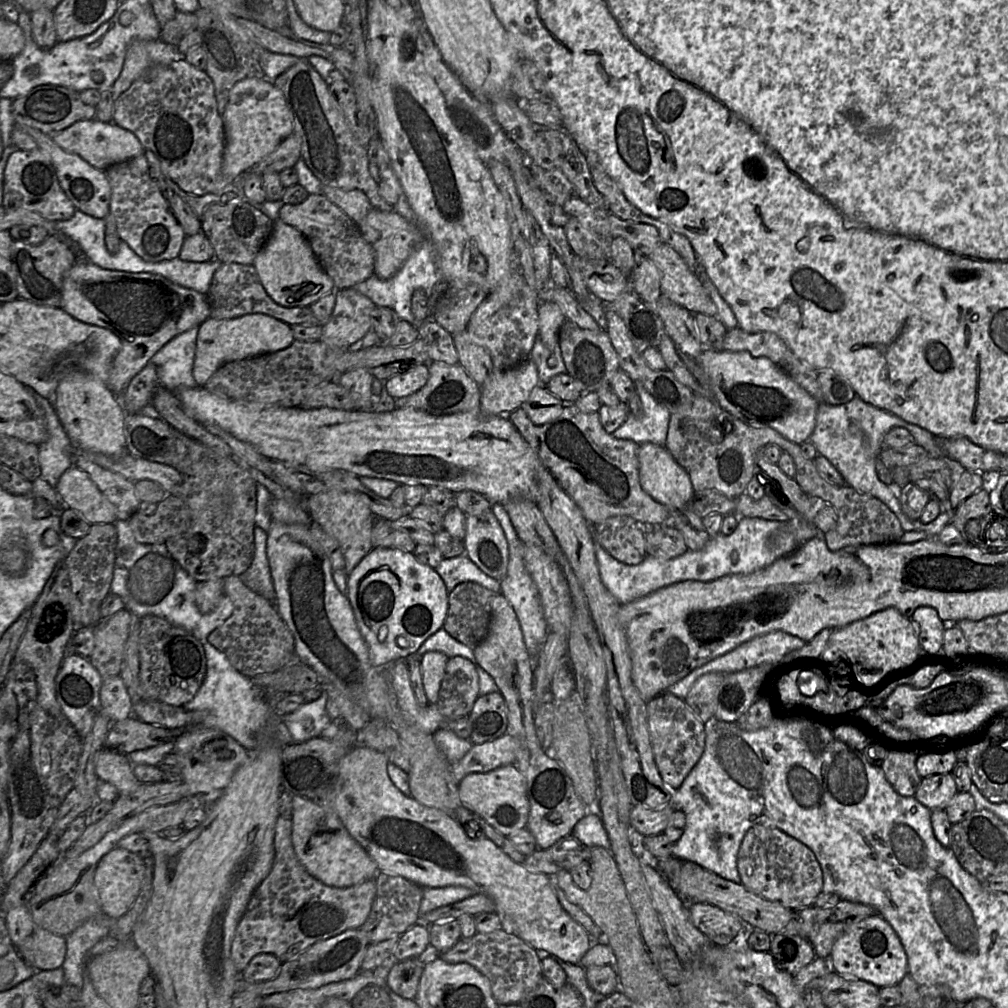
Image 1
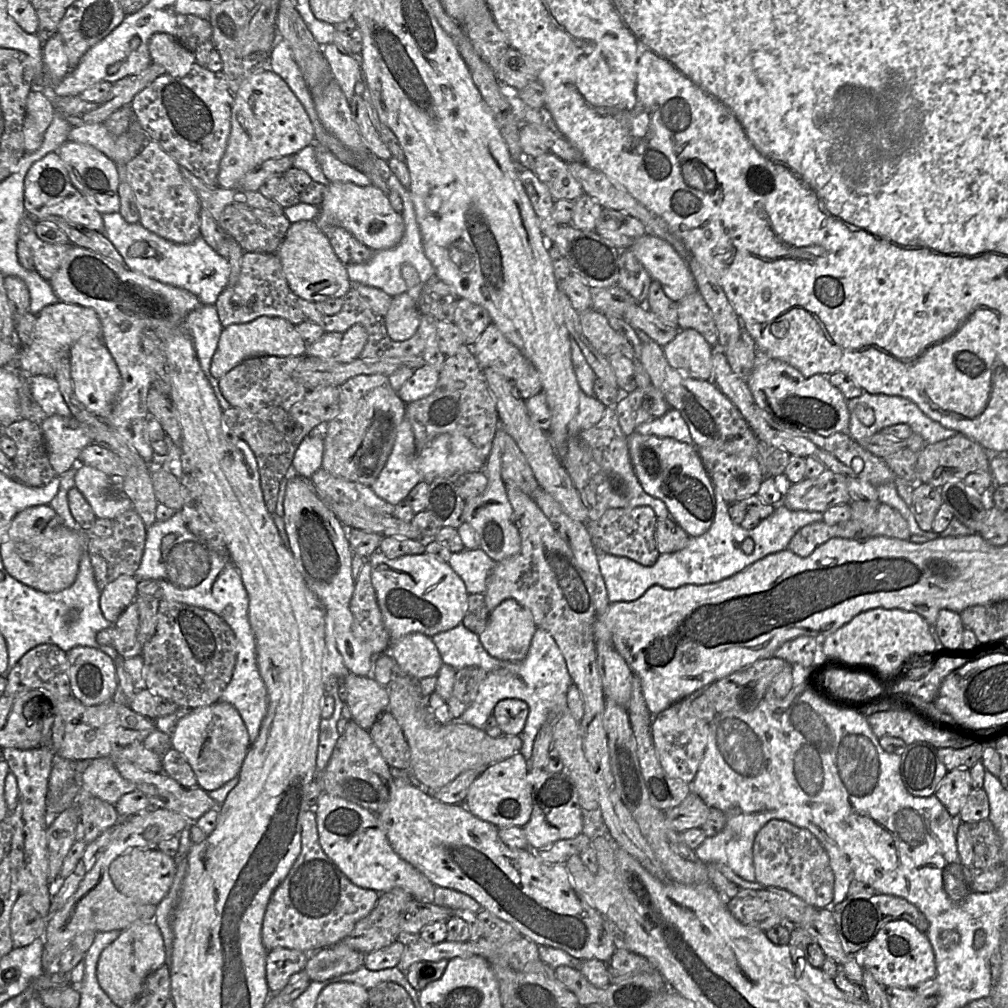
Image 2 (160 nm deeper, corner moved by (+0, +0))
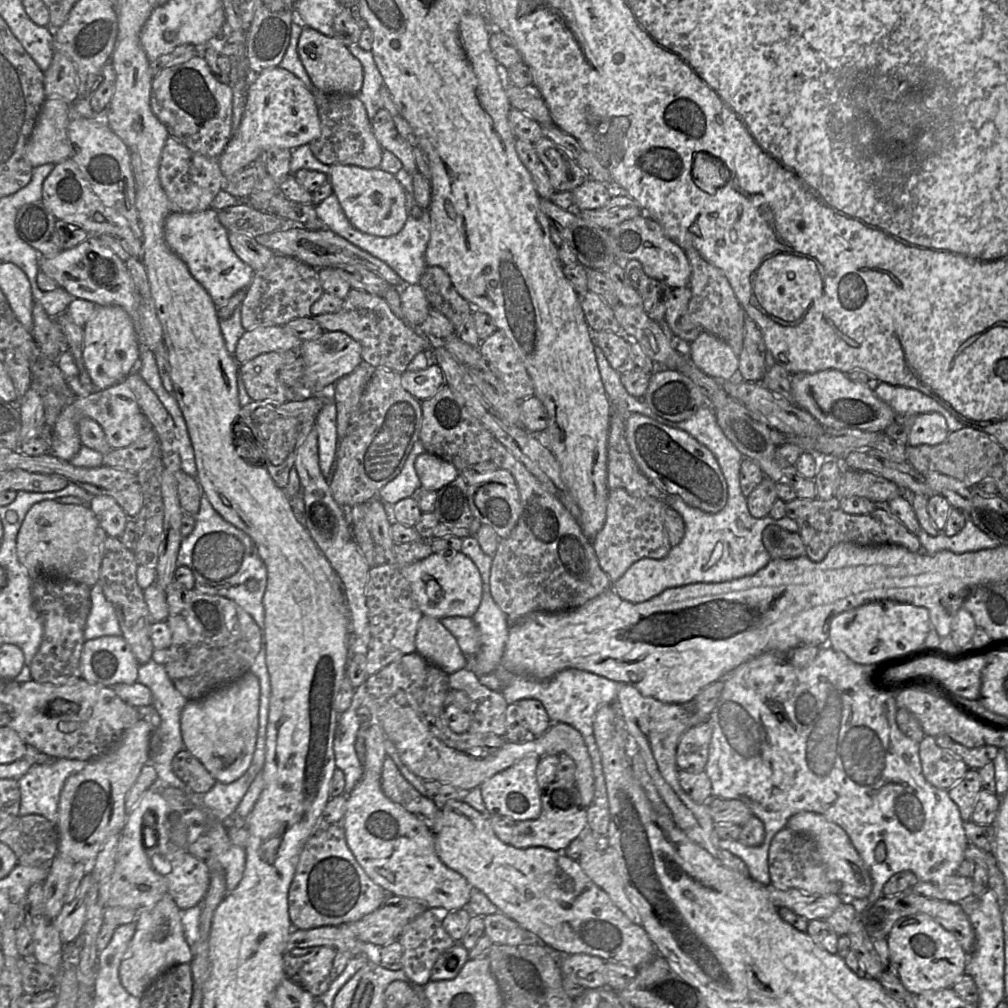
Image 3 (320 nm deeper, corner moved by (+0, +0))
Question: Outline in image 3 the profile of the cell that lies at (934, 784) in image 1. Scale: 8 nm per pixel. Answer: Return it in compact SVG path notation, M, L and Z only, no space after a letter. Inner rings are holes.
M969 769L963 778L948 790L949 797L958 806L962 820L970 821L982 781L978 770Z

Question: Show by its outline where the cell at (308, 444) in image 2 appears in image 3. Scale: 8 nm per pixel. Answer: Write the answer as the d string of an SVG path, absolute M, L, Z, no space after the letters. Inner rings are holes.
M327 398L320 410L314 428L318 434L319 466L325 478L330 476L338 446L337 408L331 398Z

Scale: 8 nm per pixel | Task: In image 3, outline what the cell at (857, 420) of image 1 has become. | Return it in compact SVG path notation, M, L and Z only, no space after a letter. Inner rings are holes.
M880 382L876 386L874 393L900 417L911 417L935 412L945 418L949 432L958 431L965 426L963 422L955 418L935 399L923 394L919 390Z

